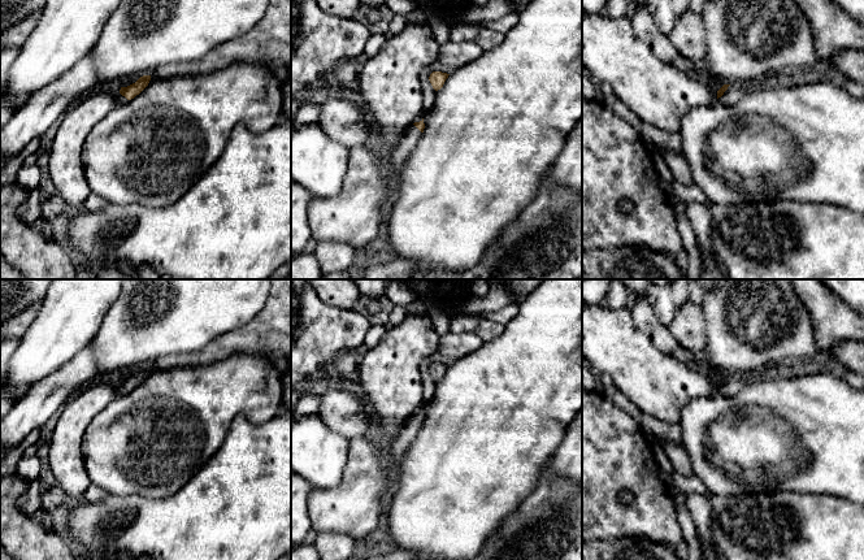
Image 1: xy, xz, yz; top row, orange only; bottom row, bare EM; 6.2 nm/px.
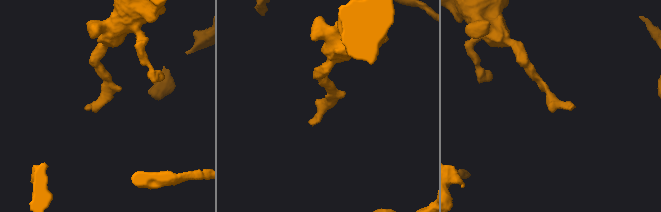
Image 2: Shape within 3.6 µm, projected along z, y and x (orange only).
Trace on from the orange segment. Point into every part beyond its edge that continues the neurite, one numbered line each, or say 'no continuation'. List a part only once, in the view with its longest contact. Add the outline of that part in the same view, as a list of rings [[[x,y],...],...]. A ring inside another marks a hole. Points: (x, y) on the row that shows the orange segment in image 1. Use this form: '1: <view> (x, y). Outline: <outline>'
1: yz (733, 94). Outline: [[[730,84],[728,90],[724,92],[724,95],[717,100],[725,105],[734,105],[737,101],[741,100],[743,94],[744,91],[742,90],[742,87]]]

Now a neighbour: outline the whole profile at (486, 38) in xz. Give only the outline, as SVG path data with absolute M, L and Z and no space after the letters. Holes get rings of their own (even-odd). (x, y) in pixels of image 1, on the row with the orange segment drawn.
M456 23L450 27L451 43L476 43L485 52L500 45L503 40L504 34L477 23Z

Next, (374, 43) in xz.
M383 34L370 35L364 48L364 53L368 56L368 58L372 58L373 56L375 56L386 40L387 39Z

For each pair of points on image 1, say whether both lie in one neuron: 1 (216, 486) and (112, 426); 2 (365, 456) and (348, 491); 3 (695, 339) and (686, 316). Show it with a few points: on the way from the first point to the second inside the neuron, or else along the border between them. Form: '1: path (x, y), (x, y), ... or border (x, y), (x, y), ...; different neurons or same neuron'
1: border (216, 451), (173, 494); different neurons
2: path (365, 465), (365, 474), (357, 482); same neuron
3: path (691, 334), (687, 321); same neuron

